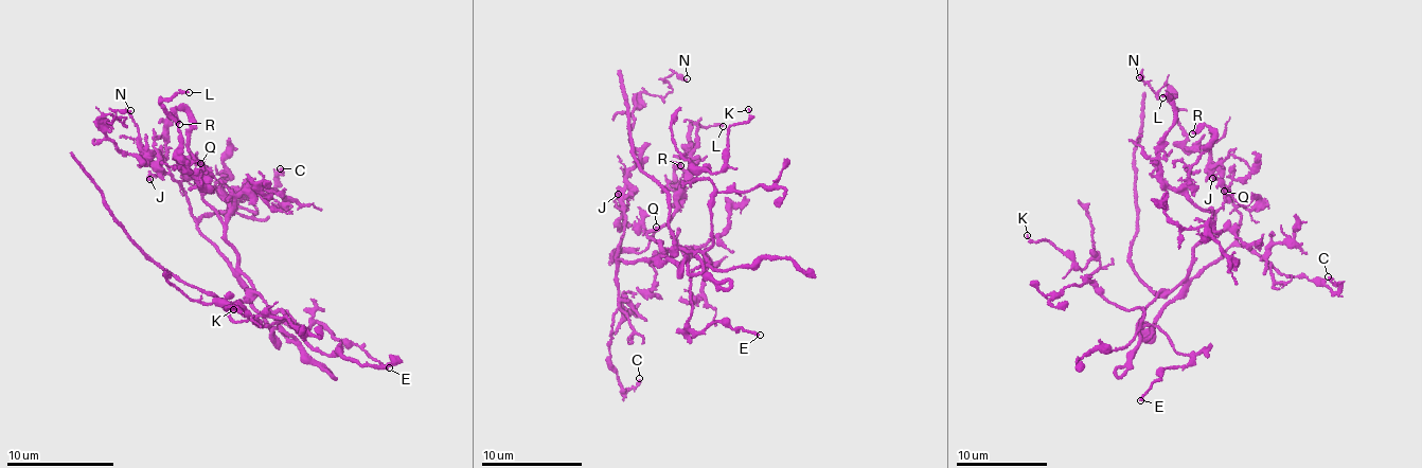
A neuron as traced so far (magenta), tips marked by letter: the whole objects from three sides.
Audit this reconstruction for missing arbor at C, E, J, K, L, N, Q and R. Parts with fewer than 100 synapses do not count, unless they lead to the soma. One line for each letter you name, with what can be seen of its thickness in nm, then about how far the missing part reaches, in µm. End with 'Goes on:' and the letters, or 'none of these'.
Goes on: none of these

